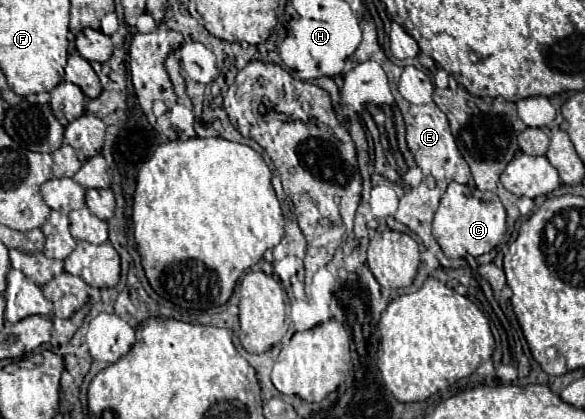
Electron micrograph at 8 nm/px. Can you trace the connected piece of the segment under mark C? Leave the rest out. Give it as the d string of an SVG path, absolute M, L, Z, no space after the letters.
M450 182L434 216L432 234L448 258L482 256L496 248L506 232L506 210L494 192L482 192L476 186Z

